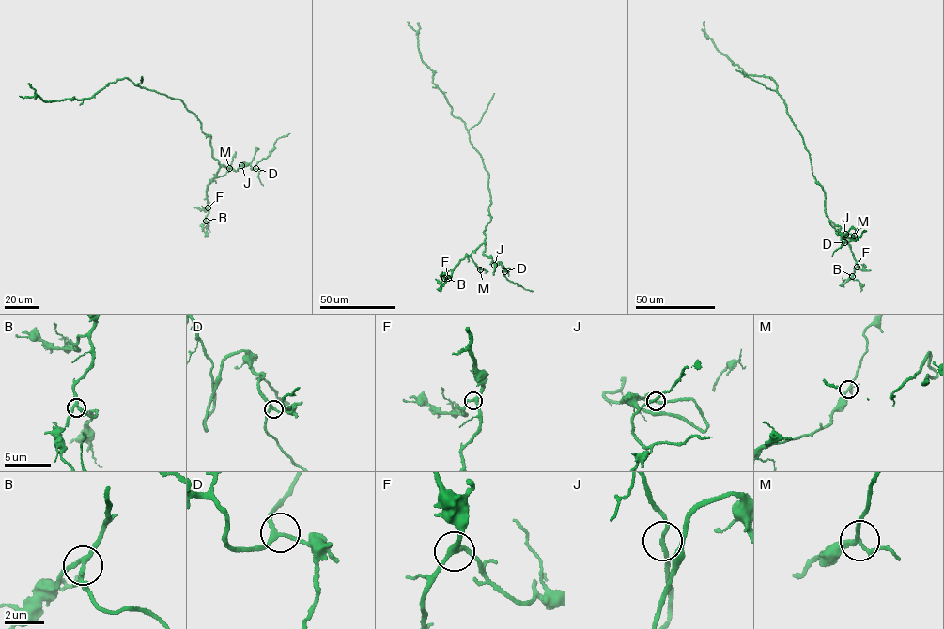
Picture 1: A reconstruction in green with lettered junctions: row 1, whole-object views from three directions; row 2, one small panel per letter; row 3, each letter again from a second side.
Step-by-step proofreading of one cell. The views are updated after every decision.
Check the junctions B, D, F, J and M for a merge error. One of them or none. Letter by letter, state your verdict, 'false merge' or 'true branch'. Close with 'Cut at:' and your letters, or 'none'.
B: true branch
D: true branch
F: true branch
J: true branch
M: true branch
Cut at: none

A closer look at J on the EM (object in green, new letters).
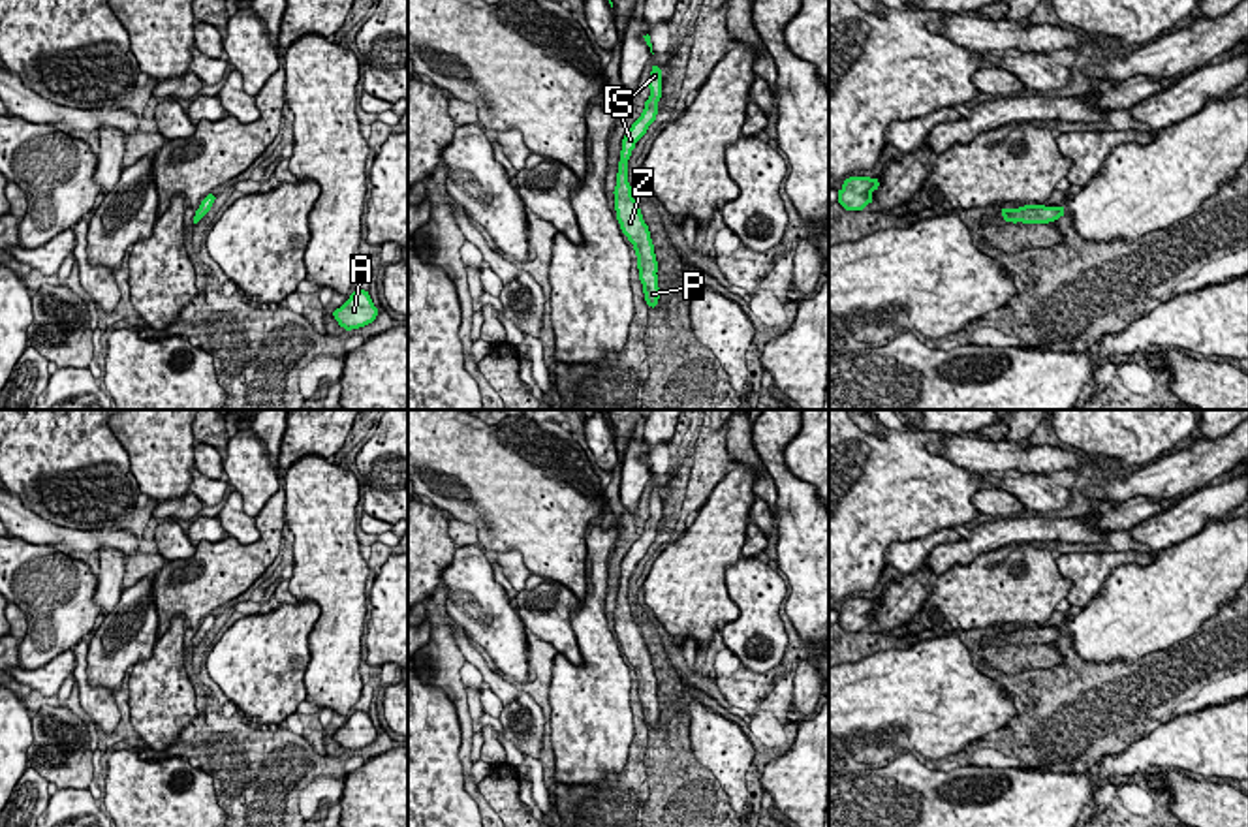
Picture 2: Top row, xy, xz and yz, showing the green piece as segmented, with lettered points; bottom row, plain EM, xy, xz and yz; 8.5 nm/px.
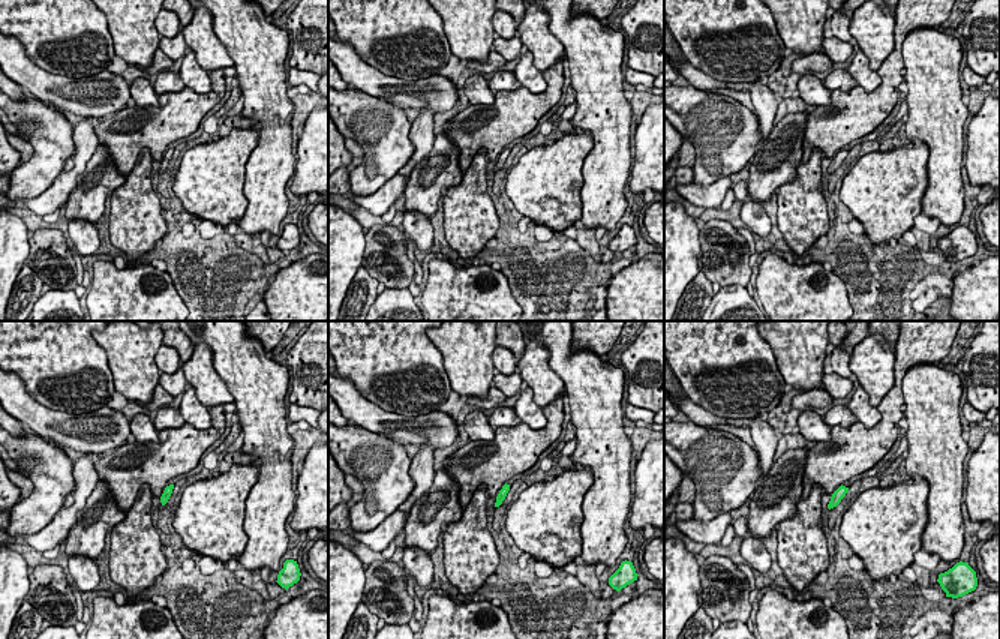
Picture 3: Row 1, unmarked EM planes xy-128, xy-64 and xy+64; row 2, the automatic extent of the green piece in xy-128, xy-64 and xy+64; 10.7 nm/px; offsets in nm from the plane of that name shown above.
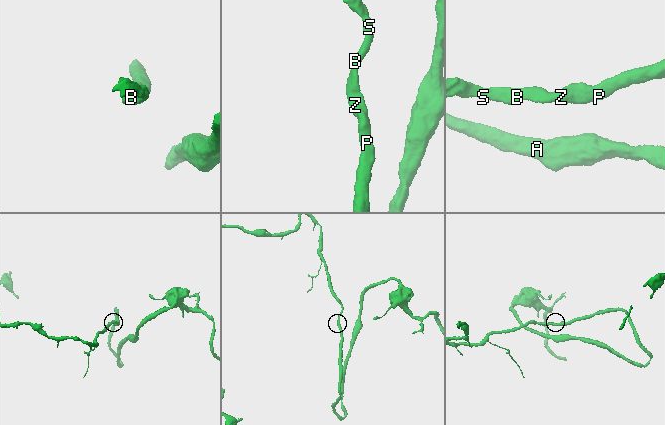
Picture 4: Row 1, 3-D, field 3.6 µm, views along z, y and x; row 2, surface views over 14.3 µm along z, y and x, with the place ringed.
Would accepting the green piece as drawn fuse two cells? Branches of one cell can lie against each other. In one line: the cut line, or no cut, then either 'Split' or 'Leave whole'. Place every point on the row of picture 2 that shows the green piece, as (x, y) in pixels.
No split. Leave whole

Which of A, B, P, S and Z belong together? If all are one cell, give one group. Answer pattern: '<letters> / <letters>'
A B P S Z

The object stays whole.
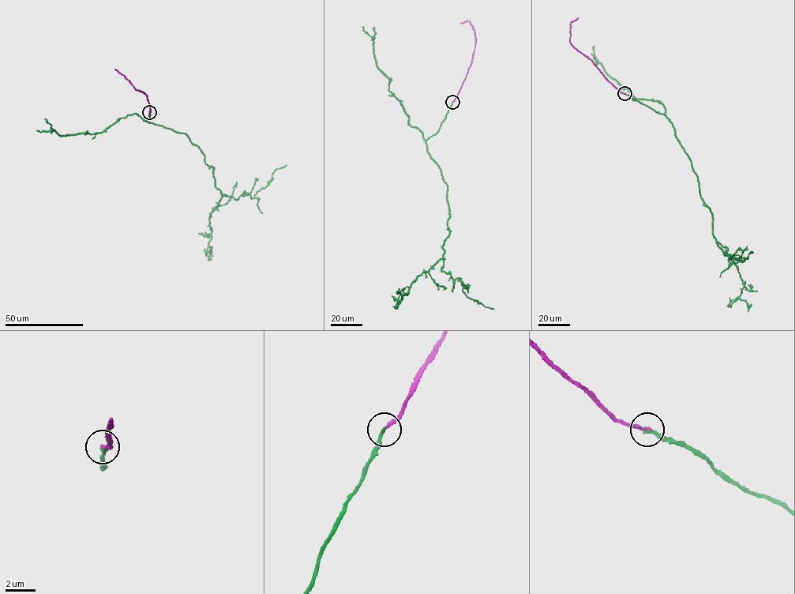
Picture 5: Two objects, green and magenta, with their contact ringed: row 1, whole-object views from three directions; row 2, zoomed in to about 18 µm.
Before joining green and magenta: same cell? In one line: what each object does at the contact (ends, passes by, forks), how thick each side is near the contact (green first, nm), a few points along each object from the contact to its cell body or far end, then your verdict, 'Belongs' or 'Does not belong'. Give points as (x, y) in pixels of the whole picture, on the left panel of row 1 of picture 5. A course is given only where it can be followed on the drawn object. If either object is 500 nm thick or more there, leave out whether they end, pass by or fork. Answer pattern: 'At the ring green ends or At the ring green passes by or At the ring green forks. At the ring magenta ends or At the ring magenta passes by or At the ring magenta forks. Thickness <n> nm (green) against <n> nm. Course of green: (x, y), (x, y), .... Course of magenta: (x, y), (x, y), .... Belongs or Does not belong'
At the ring green ends. At the ring magenta ends. Thickness 220 nm (green) against 200 nm. Course of green: (149, 112), (144, 119), (184, 133), (200, 149), (223, 195), (237, 199), (244, 190), (253, 197), (286, 165). Course of magenta: (149, 112), (145, 93), (137, 90), (114, 69). Does not belong

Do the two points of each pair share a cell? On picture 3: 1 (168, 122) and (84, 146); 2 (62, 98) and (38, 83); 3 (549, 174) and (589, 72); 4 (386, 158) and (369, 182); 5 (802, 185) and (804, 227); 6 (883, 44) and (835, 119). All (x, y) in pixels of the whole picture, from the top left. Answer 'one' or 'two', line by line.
1: two
2: one
3: two
4: one
5: one
6: two

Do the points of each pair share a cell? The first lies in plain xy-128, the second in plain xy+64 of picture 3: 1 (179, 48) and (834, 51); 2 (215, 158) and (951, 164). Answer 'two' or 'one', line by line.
1: one
2: two

